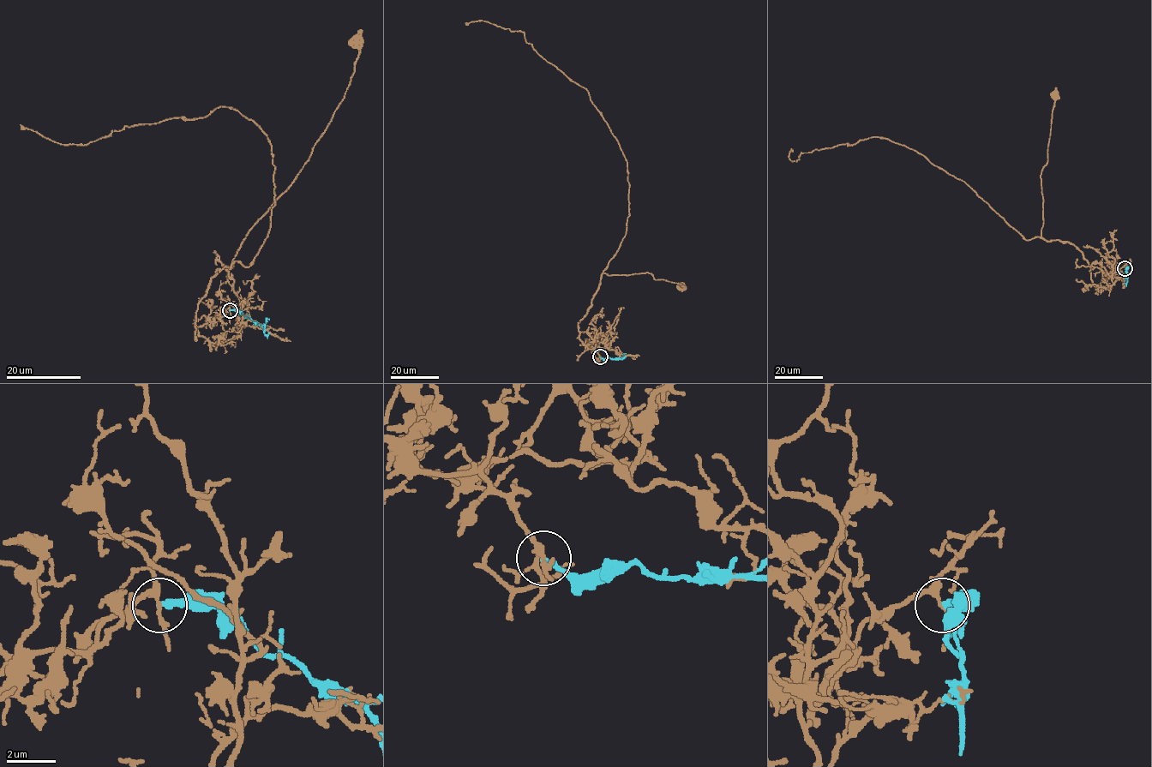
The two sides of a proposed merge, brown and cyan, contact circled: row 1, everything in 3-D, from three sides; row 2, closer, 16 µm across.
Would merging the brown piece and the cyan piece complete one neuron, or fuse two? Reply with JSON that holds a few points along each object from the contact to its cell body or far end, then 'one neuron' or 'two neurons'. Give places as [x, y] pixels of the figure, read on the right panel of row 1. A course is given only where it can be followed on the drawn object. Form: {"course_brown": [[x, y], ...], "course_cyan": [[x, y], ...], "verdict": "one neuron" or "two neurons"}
{"course_brown": [[1124, 268], [1096, 287], [1090, 265], [1078, 248], [1041, 236], [1041, 171], [1047, 159], [1056, 95]], "course_cyan": [[1124, 268], [1127, 276], [1126, 283], [1124, 283]], "verdict": "two neurons"}

